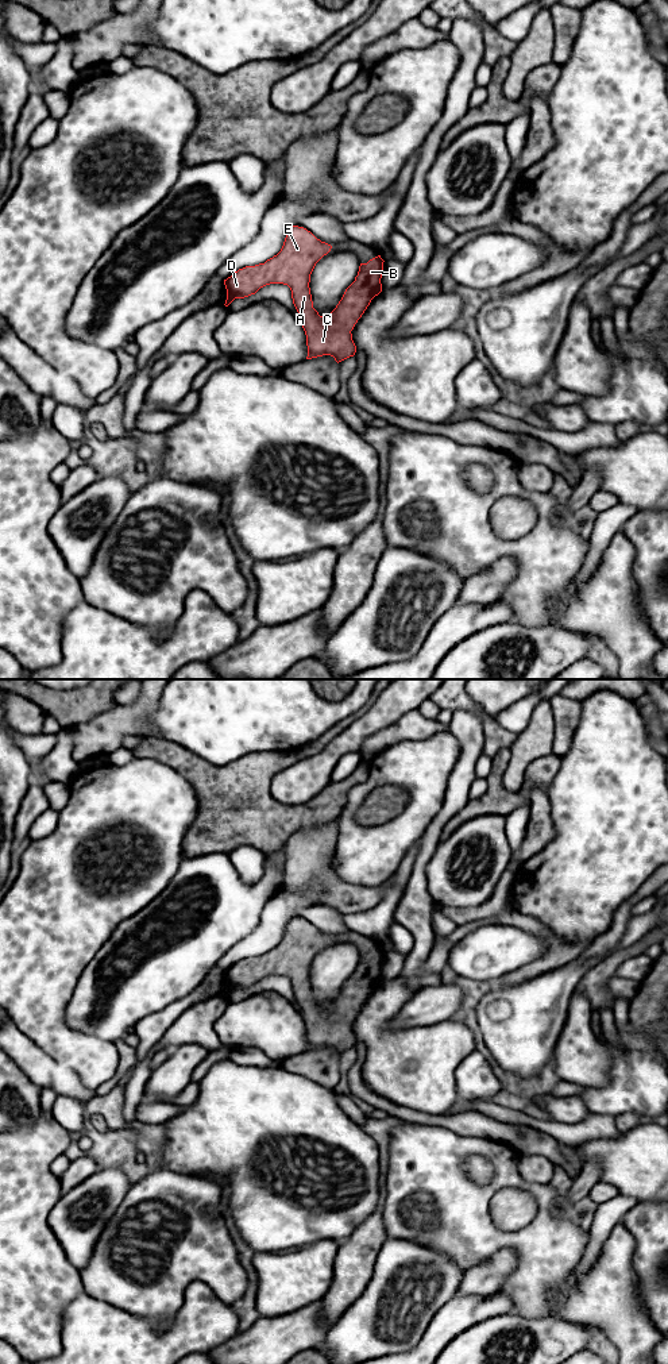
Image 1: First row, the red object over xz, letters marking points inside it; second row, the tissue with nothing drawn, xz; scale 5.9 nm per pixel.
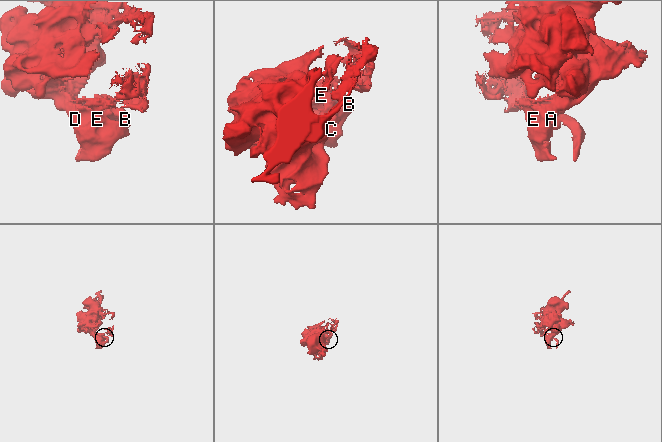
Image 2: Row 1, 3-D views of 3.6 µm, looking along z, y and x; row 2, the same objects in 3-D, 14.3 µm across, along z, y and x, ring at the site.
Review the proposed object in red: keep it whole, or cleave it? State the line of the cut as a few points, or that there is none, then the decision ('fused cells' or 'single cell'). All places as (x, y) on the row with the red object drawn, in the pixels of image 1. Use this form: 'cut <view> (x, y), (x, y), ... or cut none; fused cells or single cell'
cut none; single cell

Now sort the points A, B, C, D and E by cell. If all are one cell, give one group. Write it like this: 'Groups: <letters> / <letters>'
Groups: A B C D E

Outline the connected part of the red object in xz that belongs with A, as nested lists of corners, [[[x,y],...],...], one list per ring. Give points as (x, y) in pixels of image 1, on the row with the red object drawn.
[[[293,226],[281,251],[265,263],[246,266],[224,280],[225,307],[235,298],[255,294],[270,284],[283,284],[291,290],[293,304],[306,335],[306,359],[331,355],[339,363],[356,352],[351,331],[371,300],[382,292],[383,259],[381,255],[360,263],[355,281],[345,289],[336,308],[320,316],[313,308],[310,274],[332,246],[317,239],[304,227]]]

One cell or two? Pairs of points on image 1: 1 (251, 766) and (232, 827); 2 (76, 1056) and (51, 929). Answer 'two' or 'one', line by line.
1: one
2: one

